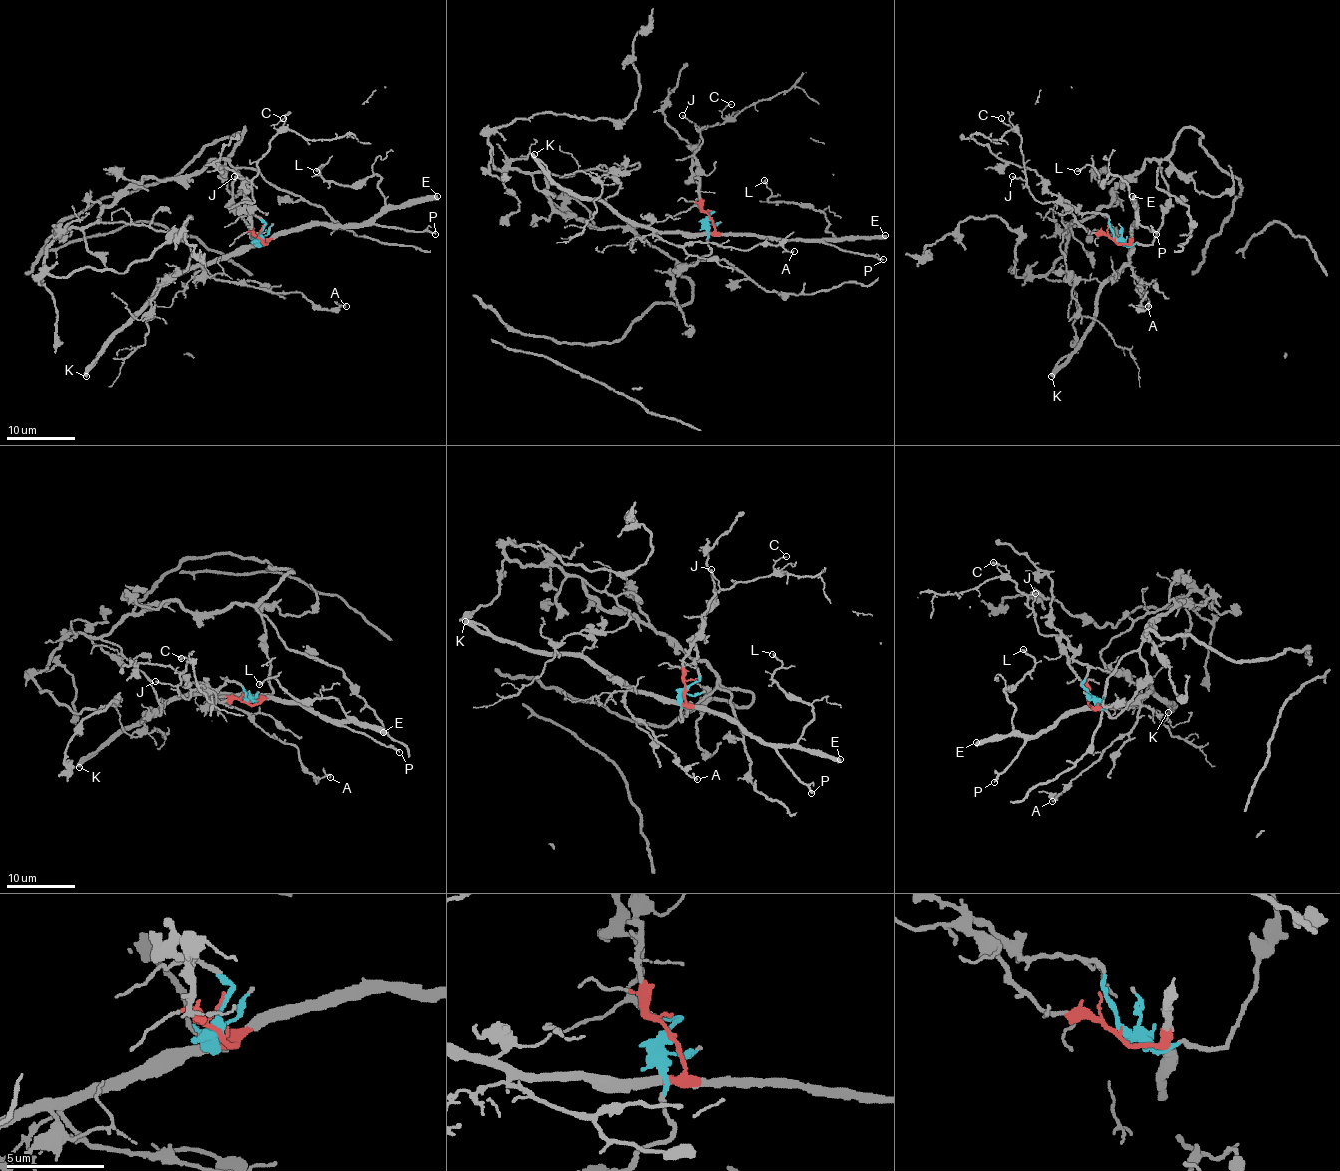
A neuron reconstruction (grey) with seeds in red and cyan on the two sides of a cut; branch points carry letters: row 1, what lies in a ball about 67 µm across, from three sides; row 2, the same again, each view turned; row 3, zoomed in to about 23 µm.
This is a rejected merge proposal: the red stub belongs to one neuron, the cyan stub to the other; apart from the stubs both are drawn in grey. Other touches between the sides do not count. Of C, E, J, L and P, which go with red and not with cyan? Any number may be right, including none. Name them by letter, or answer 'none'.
C, E, J, L, P

